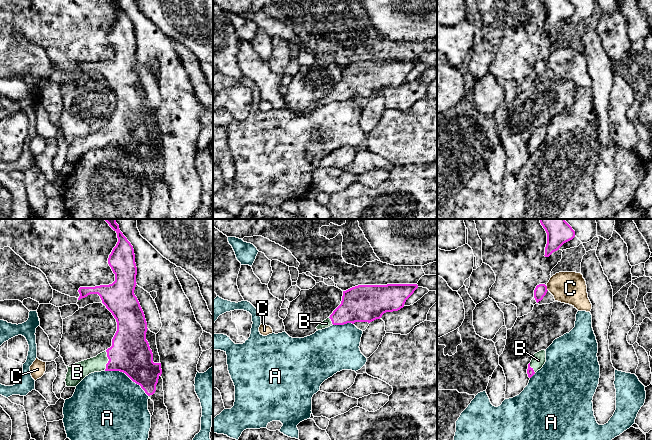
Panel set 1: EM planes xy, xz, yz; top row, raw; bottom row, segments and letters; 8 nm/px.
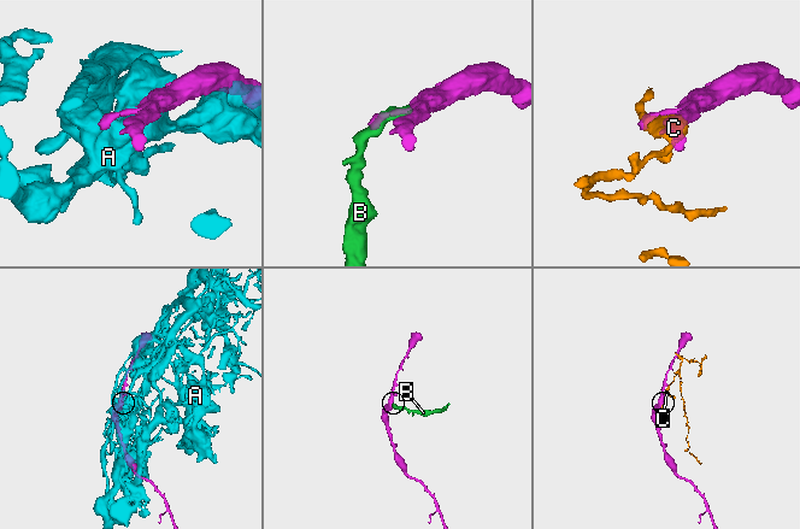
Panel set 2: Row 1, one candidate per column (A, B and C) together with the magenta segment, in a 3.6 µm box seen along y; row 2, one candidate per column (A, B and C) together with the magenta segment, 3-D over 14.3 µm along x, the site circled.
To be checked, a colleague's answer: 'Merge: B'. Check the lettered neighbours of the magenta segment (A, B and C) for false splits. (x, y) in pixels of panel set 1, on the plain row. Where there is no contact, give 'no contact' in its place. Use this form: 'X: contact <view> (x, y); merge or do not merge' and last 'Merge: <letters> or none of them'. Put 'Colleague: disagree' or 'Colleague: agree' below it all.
A: contact xy (128, 152); do not merge
B: contact xy (108, 137); merge
C: contact yz (546, 64); do not merge
Merge: B
Colleague: agree

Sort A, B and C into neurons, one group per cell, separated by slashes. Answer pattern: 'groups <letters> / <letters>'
groups A / B / C

